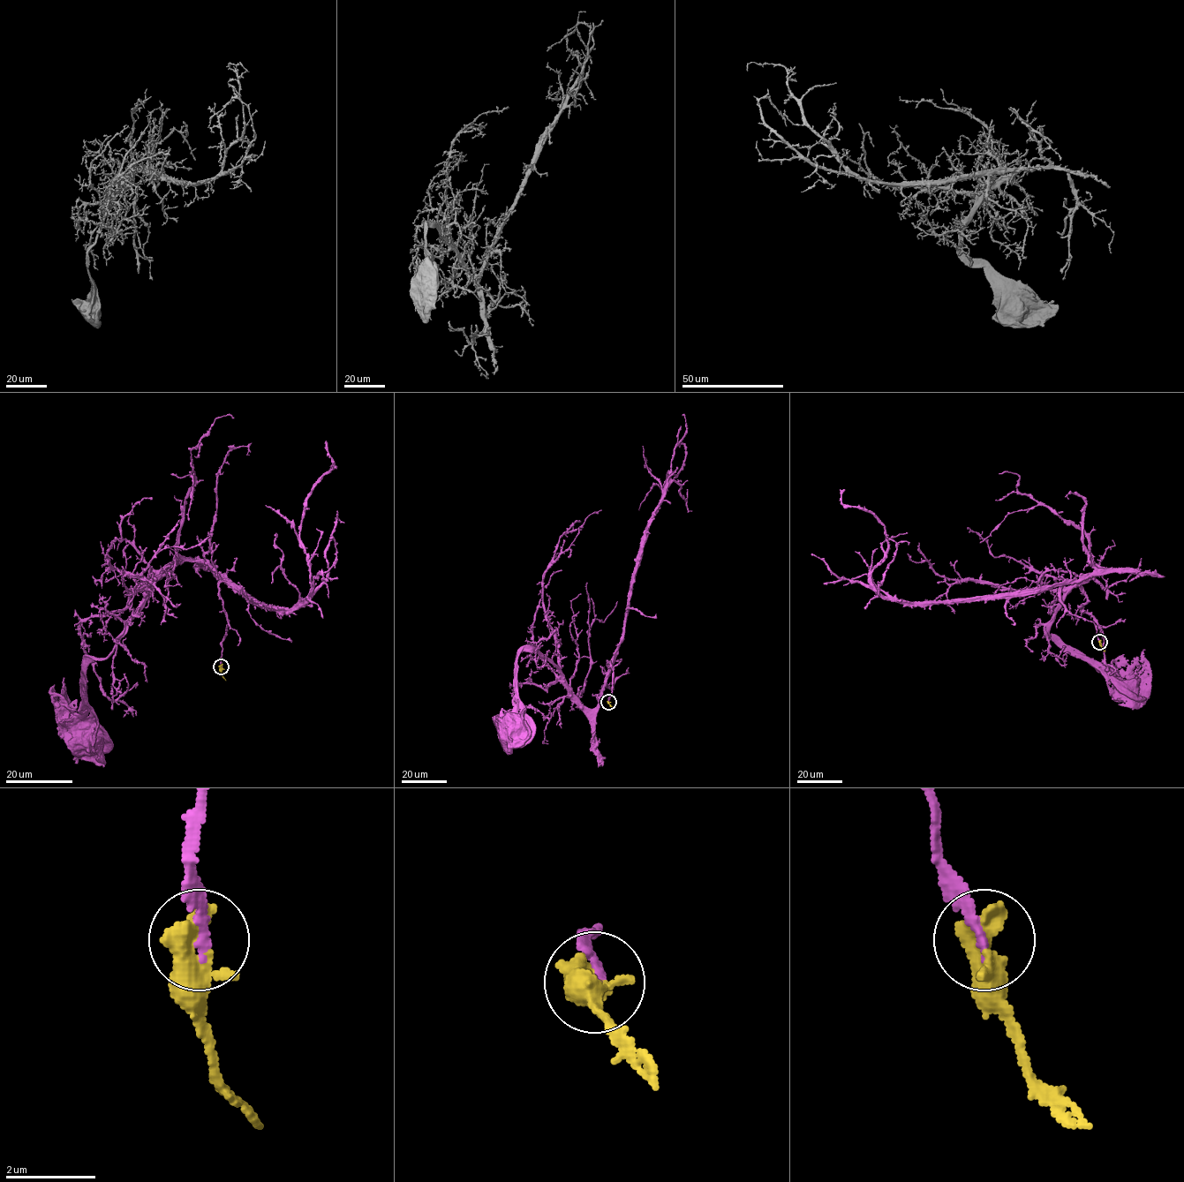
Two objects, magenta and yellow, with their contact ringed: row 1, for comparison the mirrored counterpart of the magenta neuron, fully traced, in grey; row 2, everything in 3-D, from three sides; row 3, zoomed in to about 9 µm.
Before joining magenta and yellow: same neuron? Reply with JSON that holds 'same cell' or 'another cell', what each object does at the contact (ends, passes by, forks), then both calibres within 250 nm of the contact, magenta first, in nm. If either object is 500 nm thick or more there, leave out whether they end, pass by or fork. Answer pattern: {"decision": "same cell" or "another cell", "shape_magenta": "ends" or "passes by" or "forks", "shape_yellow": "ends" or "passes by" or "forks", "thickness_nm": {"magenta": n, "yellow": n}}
{"decision": "same cell", "thickness_nm": {"magenta": 200, "yellow": 500}}

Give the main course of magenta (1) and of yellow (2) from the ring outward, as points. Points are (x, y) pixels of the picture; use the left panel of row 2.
1: (221, 666), (228, 619), (220, 581), (202, 561), (182, 560), (149, 590), (116, 648), (90, 658), (85, 739)
2: (221, 666), (222, 675), (226, 680)

